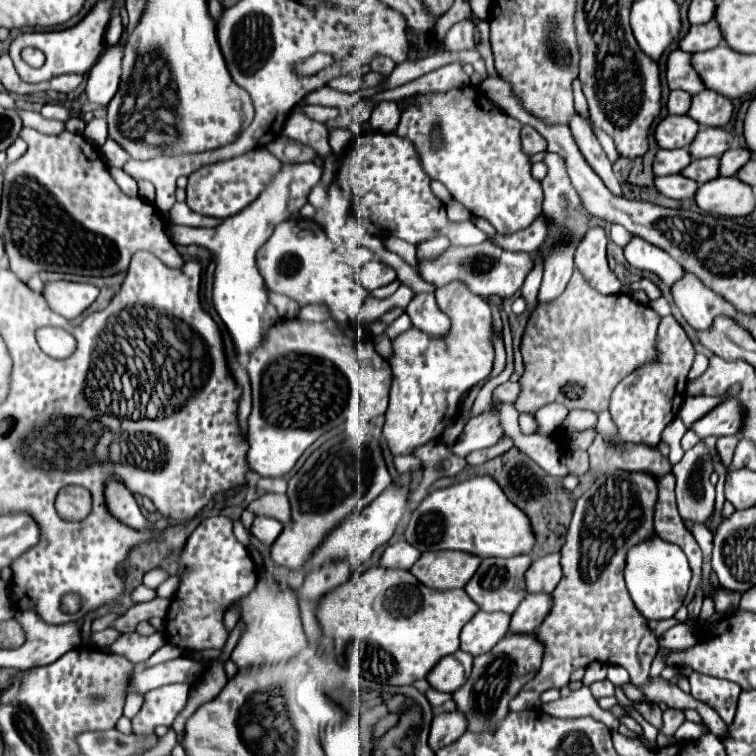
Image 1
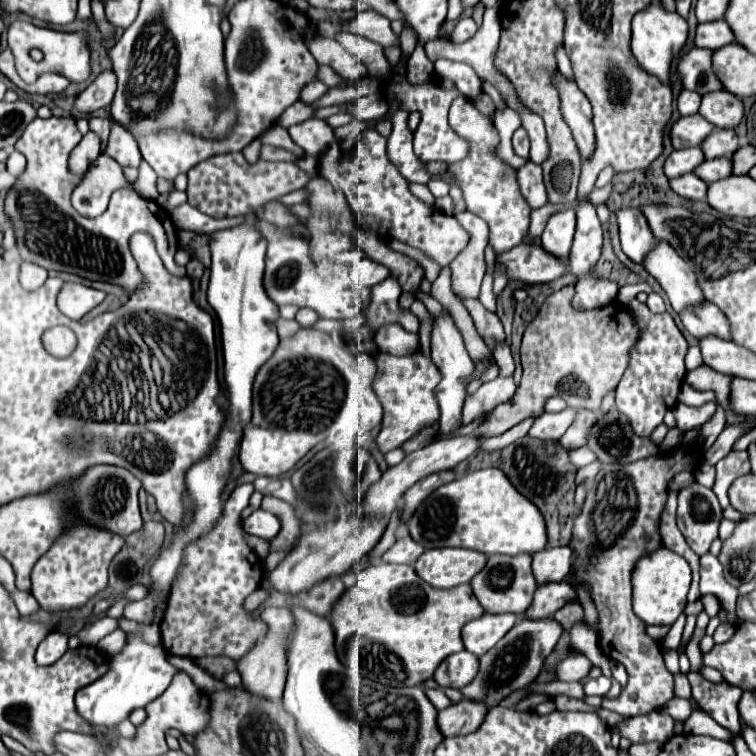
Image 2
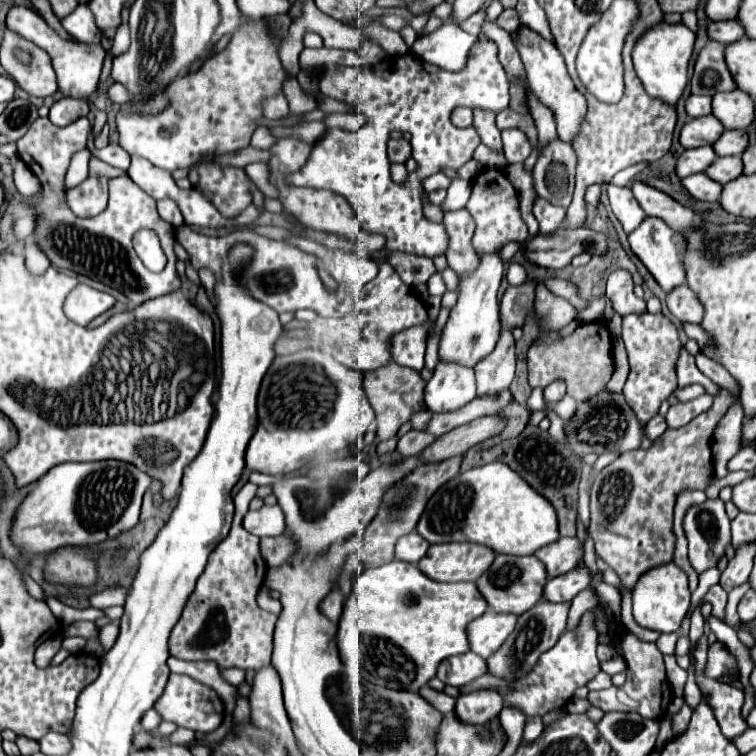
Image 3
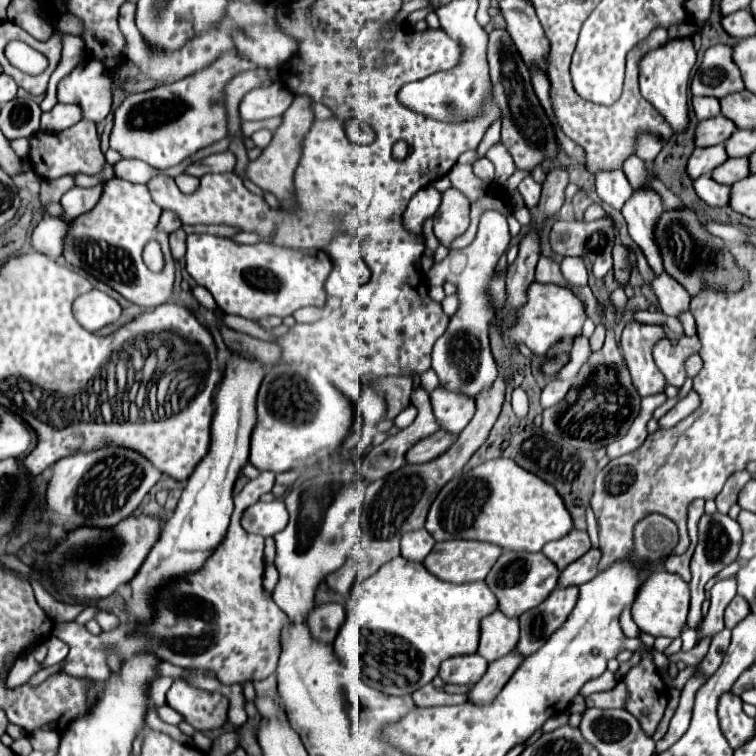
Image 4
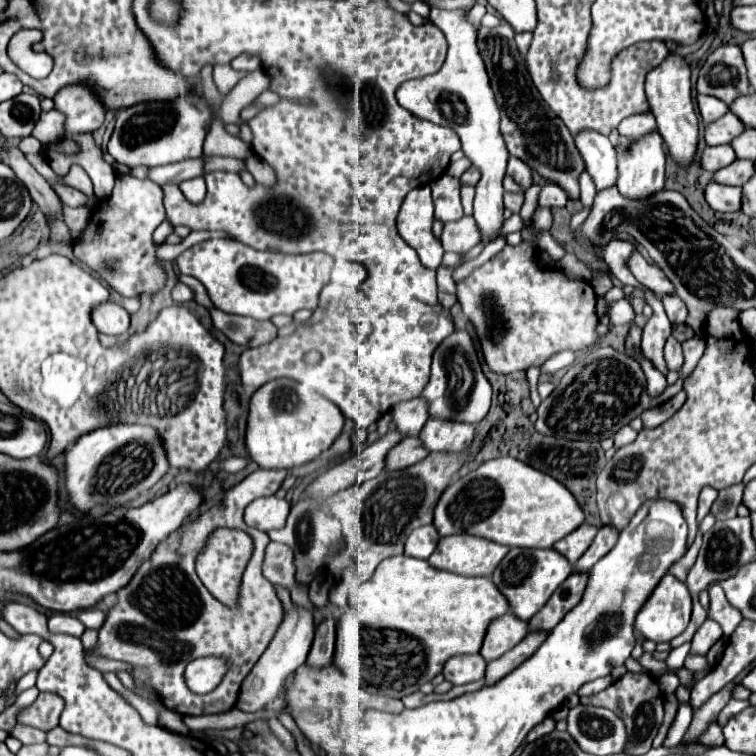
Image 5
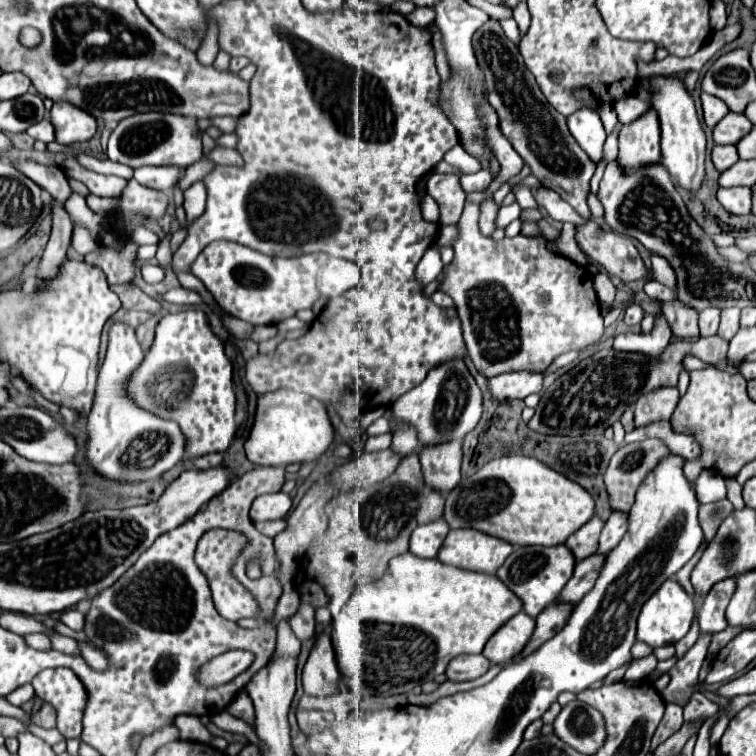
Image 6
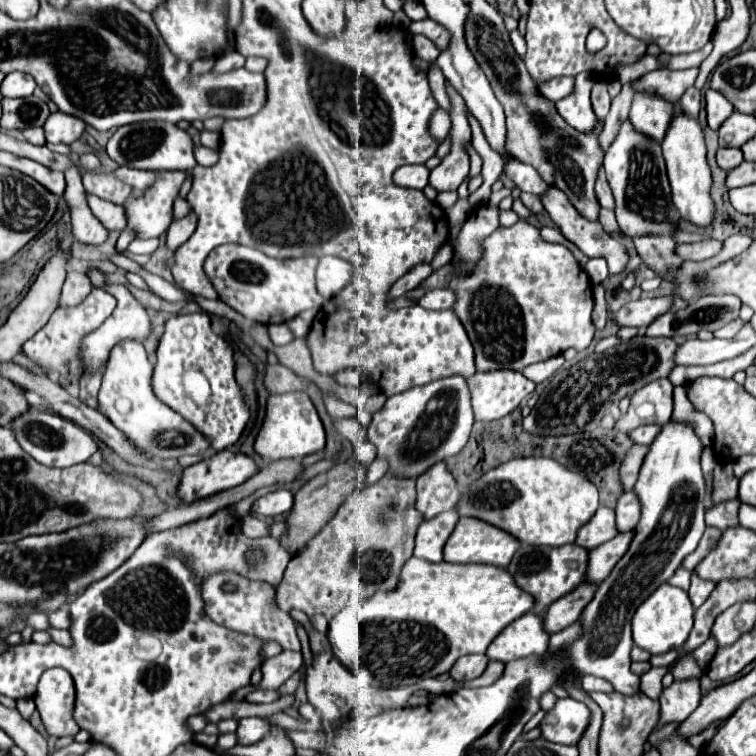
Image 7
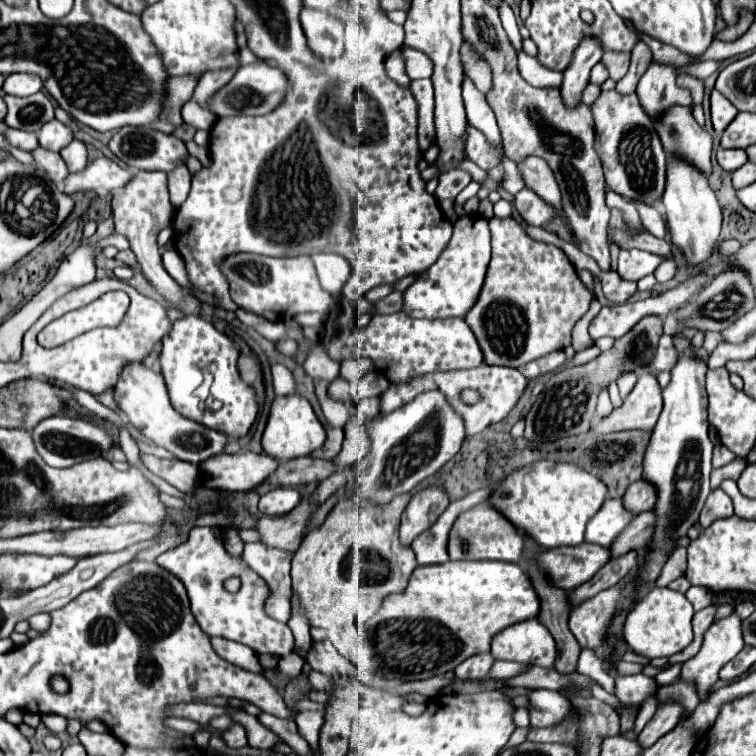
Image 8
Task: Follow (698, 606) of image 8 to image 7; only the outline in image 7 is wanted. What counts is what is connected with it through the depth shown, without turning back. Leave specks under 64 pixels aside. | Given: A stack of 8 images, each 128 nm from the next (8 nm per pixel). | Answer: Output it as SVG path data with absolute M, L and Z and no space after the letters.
M692 572L692 582L690 582L690 600L694 606L702 606L706 602L706 598L710 596L710 592L714 590L714 582L710 580L702 580L696 572Z

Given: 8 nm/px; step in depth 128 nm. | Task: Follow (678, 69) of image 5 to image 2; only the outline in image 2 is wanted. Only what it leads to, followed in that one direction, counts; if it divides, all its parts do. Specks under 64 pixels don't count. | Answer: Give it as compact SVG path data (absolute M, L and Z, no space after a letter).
M662 2L648 4L648 8L640 10L632 18L632 52L634 52L636 60L638 60L638 64L646 72L650 72L652 76L658 76L660 80L664 80L664 84L668 84L670 62L680 52L680 48L684 46L686 38L688 38L686 20L680 14L676 14L676 12L668 12L662 6Z

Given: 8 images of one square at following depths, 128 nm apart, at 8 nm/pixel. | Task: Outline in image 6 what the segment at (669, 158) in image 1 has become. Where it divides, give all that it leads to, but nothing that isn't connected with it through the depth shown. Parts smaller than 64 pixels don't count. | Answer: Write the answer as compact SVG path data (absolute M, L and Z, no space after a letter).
M714 146L712 150L712 162L718 172L728 170L732 164L738 162L738 152L734 146Z

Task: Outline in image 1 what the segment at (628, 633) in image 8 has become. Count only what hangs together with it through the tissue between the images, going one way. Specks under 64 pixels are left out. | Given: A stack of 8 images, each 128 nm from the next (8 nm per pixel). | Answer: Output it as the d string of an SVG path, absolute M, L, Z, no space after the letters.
M652 536L650 540L632 546L626 554L626 568L624 568L626 588L636 608L646 620L672 618L684 602L690 578L692 572L682 548L672 542L664 542L658 536Z

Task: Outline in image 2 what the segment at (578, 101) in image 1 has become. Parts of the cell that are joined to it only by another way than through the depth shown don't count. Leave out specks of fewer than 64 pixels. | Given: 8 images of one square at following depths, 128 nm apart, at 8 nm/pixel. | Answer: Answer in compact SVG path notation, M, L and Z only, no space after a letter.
M562 48L558 50L558 70L560 70L560 74L562 74L564 78L568 78L568 80L574 80L574 72L572 72L570 60L568 60L568 56L566 56L566 52L564 52Z

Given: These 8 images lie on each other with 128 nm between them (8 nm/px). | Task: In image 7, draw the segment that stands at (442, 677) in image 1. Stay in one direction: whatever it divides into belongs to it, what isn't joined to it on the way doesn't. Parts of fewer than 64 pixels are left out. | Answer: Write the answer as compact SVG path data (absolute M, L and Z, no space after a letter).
M468 654L468 656L462 656L460 660L456 660L456 664L450 670L450 676L456 682L472 680L472 678L478 678L486 670L486 666L488 666L486 654Z

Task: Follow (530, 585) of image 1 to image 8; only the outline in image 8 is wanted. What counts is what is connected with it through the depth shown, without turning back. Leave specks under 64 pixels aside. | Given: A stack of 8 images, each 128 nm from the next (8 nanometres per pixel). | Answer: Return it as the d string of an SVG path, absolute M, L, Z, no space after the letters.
M606 500L604 508L596 512L592 522L588 522L586 528L586 542L594 542L600 546L608 546L632 520L634 516L628 516L628 512L622 506L622 500Z

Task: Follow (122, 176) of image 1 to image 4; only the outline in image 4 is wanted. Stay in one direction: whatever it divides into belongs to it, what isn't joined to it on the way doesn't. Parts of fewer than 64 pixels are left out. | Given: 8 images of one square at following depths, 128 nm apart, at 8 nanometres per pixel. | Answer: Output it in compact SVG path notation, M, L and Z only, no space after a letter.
M96 184L92 188L72 188L68 190L62 198L60 198L60 206L64 210L62 214L62 220L72 220L80 214L86 214L90 212L98 200L102 196L102 184Z

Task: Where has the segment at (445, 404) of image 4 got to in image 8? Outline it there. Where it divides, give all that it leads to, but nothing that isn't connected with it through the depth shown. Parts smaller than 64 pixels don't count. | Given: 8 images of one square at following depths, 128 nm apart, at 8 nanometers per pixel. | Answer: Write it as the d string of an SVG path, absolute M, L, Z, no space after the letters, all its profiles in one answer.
M438 486L418 490L402 514L400 524L402 544L410 544L420 532L430 528L438 520L438 516L448 508L448 504L450 504L448 494Z

